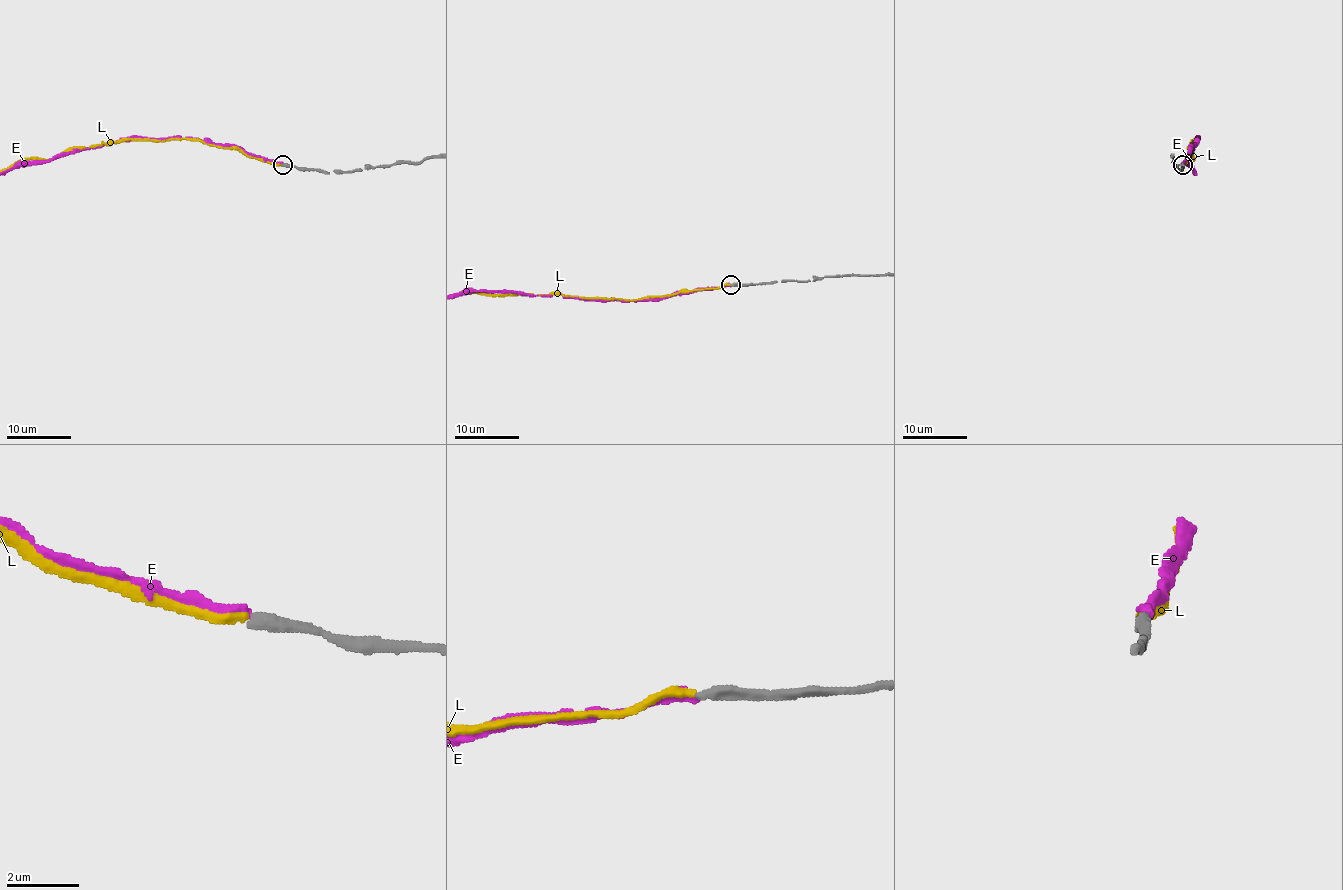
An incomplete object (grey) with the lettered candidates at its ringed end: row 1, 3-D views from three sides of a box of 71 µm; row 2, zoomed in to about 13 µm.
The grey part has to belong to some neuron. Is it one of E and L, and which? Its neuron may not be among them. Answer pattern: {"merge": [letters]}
{"merge": ["L"]}

